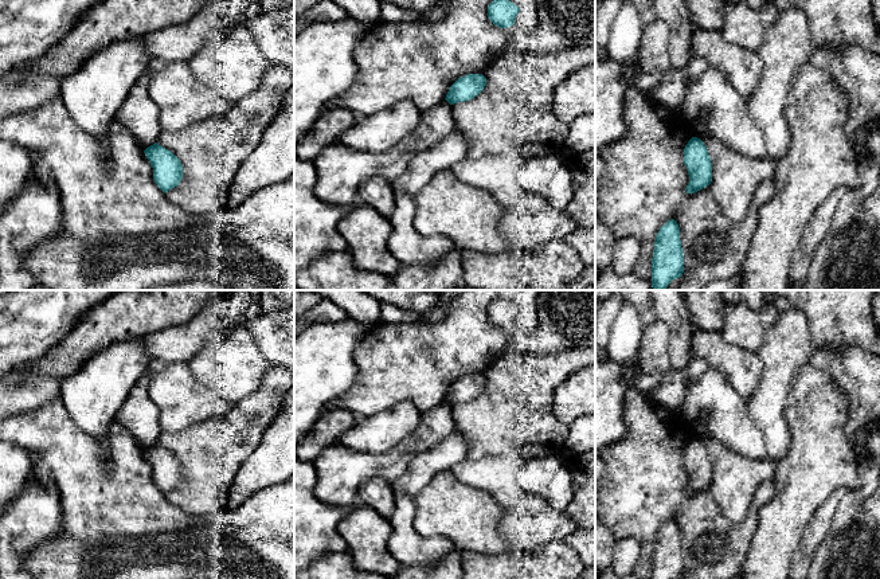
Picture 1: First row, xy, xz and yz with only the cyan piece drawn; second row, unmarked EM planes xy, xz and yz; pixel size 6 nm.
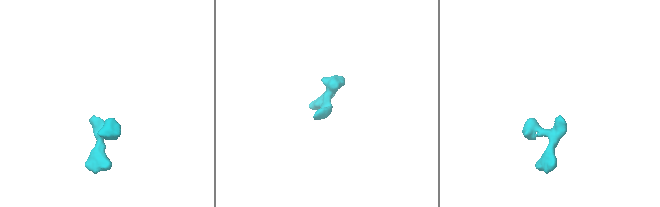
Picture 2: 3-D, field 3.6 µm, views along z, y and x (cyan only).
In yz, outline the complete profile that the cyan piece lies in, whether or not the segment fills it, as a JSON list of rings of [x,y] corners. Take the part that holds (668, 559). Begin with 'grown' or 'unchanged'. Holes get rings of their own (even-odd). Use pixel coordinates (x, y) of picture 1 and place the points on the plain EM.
unchanged; [[[674,520],[661,527],[656,536],[652,579],[680,579],[684,574],[684,553],[680,528]]]

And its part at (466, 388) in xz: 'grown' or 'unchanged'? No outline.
grown

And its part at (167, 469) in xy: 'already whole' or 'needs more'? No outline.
needs more

